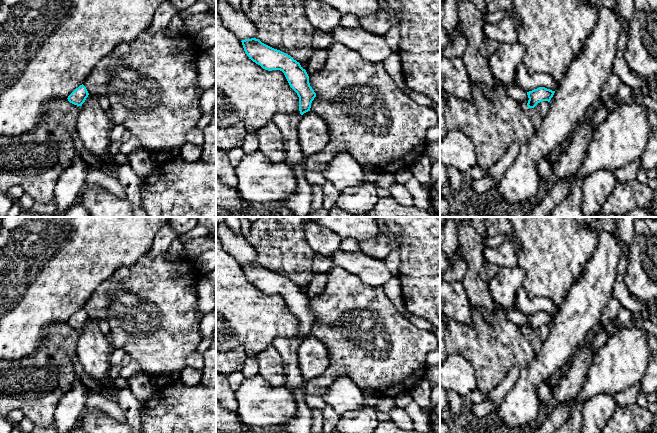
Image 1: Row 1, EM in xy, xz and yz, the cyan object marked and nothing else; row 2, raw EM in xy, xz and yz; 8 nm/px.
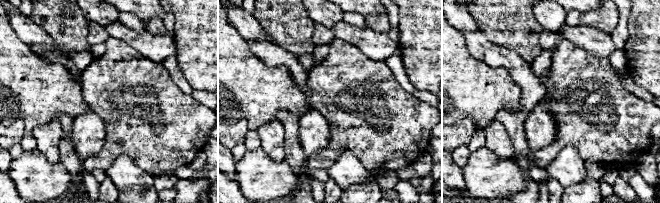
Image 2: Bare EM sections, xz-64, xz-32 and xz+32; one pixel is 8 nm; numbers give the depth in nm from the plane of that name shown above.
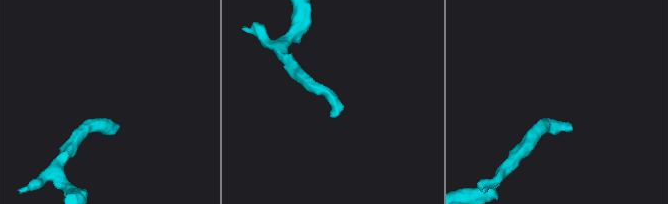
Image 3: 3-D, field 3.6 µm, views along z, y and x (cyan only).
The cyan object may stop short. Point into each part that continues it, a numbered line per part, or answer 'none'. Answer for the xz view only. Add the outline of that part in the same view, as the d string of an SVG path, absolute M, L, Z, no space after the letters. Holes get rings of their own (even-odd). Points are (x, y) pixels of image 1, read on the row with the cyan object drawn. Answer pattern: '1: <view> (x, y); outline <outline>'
none

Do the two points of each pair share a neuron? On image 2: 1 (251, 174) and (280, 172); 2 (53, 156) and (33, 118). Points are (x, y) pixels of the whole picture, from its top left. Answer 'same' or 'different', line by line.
1: same
2: different

